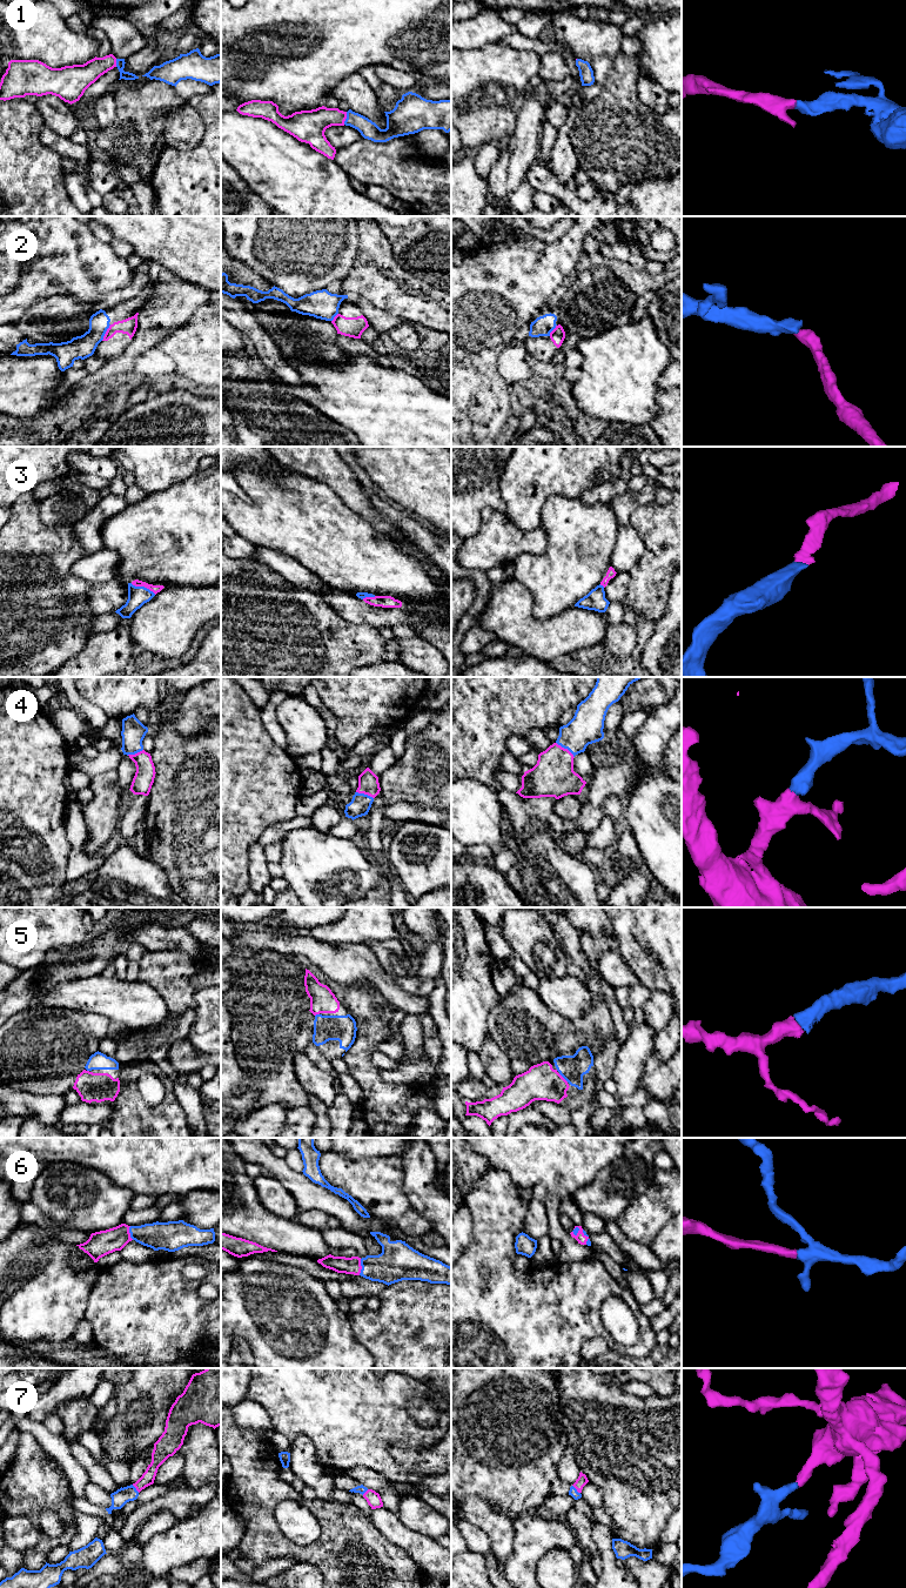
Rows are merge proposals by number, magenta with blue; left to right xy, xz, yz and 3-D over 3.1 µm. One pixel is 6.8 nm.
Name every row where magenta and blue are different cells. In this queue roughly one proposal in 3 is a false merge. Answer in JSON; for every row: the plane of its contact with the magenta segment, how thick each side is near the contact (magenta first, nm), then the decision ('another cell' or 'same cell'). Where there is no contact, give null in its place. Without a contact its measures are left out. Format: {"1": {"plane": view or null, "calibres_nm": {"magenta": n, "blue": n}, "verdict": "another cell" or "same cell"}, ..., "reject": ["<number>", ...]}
{"1": {"plane": "xz", "calibres_nm": {"magenta": 200, "blue": 120}, "verdict": "same cell"}, "2": {"plane": "xy", "calibres_nm": {"magenta": 110, "blue": 160}, "verdict": "another cell"}, "3": {"plane": "xy", "calibres_nm": {"magenta": 60, "blue": 140}, "verdict": "same cell"}, "4": {"plane": "yz", "calibres_nm": {"magenta": 280, "blue": 220}, "verdict": "same cell"}, "5": {"plane": "yz", "calibres_nm": {"magenta": 240, "blue": 180}, "verdict": "same cell"}, "6": {"plane": "xz", "calibres_nm": {"magenta": 110, "blue": 260}, "verdict": "same cell"}, "7": {"plane": "yz", "calibres_nm": {"magenta": 70, "blue": 60}, "verdict": "same cell"}, "reject": ["2"]}

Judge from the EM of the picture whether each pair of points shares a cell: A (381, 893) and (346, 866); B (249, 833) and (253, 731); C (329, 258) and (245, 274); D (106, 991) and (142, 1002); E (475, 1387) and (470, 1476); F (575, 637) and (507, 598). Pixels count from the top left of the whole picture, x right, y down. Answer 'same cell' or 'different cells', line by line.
A: different cells
B: same cell
C: different cells
D: same cell
E: same cell
F: same cell

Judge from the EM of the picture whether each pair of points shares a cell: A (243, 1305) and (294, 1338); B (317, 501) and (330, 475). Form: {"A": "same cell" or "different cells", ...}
{"A": "same cell", "B": "different cells"}

